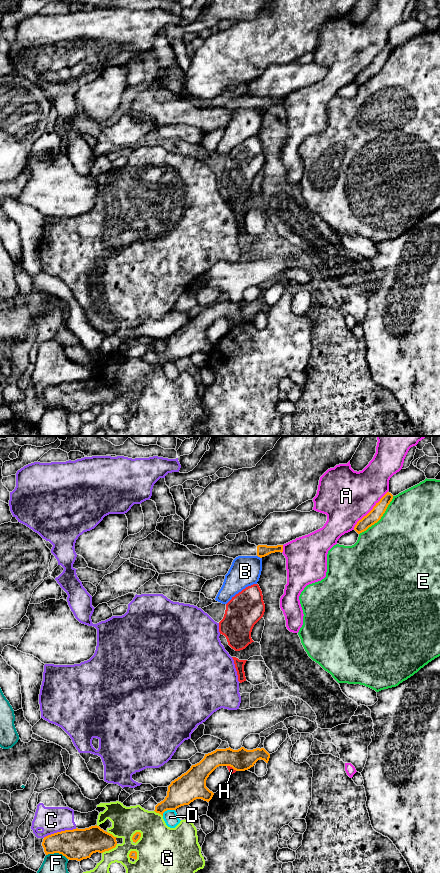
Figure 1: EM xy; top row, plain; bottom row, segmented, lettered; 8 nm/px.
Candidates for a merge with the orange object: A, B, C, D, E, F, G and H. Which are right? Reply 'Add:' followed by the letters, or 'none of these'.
Add: none of these

